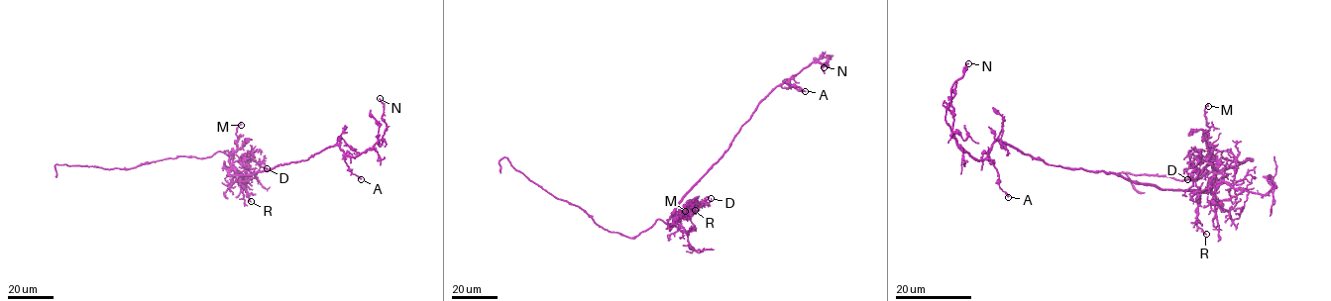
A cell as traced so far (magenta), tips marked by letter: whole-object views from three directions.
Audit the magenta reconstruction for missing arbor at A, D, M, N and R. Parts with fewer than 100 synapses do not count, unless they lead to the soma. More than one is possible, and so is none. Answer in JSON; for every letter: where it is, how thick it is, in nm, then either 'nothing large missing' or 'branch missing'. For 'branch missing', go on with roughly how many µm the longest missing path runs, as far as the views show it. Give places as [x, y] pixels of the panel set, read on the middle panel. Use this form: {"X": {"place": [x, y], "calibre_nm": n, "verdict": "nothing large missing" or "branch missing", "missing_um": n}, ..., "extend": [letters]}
{"A": {"place": [805, 91], "calibre_nm": 160, "verdict": "nothing large missing"}, "D": {"place": [711, 198], "calibre_nm": 130, "verdict": "nothing large missing"}, "M": {"place": [685, 211], "calibre_nm": 120, "verdict": "nothing large missing"}, "N": {"place": [824, 67], "calibre_nm": 150, "verdict": "nothing large missing"}, "R": {"place": [695, 210], "calibre_nm": 160, "verdict": "nothing large missing"}, "extend": []}

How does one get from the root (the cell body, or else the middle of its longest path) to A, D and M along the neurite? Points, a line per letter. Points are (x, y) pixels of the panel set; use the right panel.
A: (1192, 190), (1161, 190), (1103, 171), (1049, 165), (996, 141), (988, 157), (997, 171), (1000, 188), (1008, 197)
D: (1192, 190), (1210, 186), (1216, 163), (1212, 158), (1196, 157), (1192, 165), (1197, 175), (1187, 179)
M: (1192, 190), (1206, 190), (1213, 177), (1204, 110), (1208, 106)

